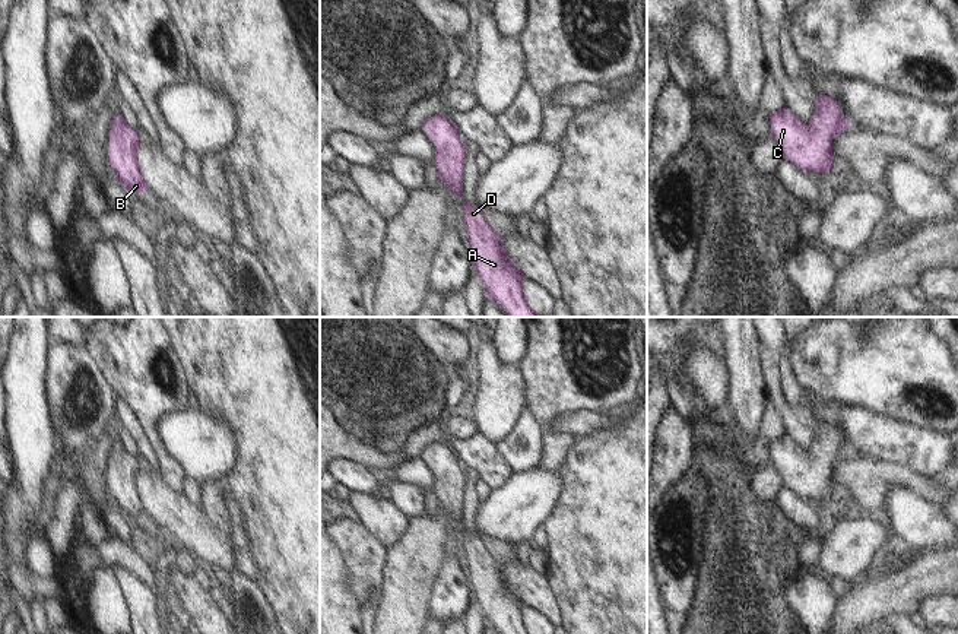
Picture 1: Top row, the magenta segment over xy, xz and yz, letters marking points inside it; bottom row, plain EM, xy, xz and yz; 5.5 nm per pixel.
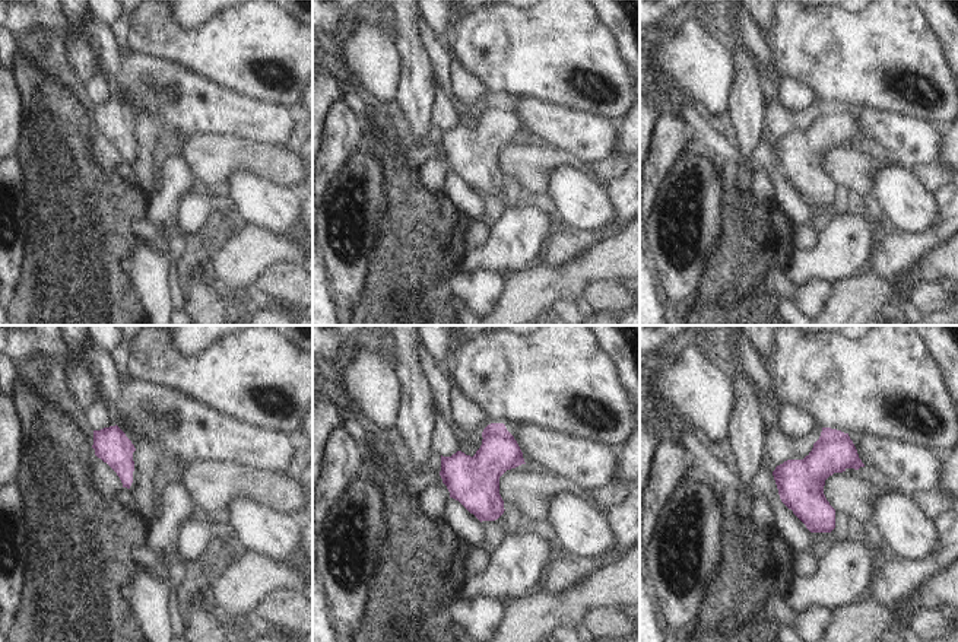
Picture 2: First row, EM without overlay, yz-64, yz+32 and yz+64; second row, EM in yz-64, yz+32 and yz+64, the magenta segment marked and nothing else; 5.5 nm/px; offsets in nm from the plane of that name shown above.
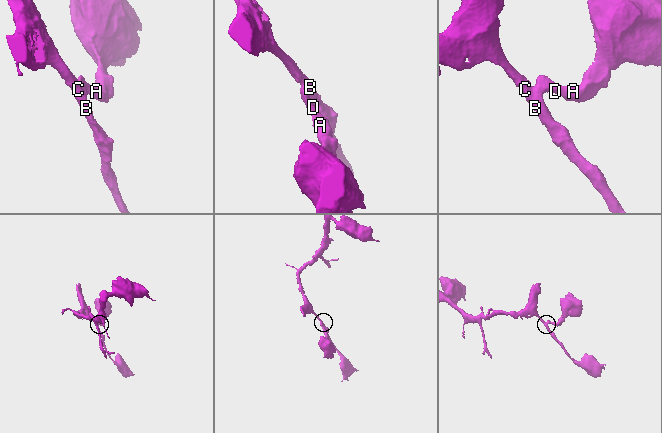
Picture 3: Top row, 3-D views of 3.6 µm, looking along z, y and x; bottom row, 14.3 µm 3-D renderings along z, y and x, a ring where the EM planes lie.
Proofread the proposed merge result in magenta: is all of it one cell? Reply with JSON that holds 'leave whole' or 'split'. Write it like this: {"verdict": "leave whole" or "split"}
{"verdict": "leave whole"}

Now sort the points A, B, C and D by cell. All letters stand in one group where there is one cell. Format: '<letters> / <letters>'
A B C D

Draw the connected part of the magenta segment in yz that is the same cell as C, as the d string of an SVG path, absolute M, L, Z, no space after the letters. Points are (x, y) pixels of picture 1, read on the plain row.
M822 421L815 428L809 451L800 448L787 434L770 441L771 465L790 488L806 501L832 498L832 466L850 456L835 427Z

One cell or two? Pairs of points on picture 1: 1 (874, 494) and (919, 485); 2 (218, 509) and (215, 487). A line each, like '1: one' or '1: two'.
1: one
2: one

